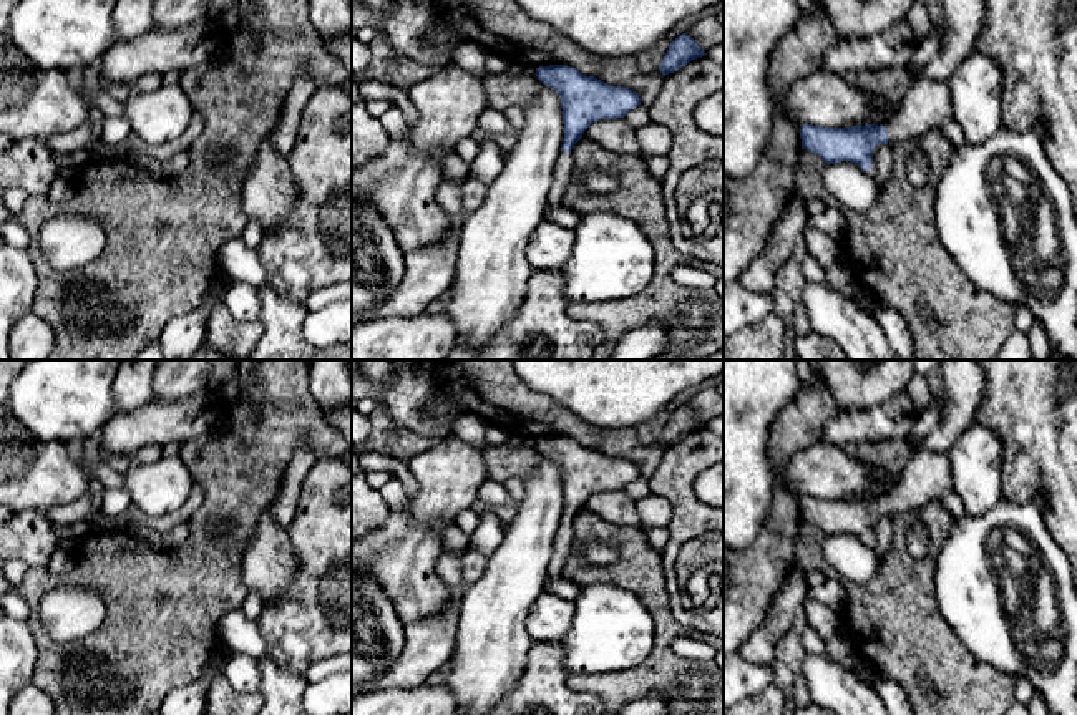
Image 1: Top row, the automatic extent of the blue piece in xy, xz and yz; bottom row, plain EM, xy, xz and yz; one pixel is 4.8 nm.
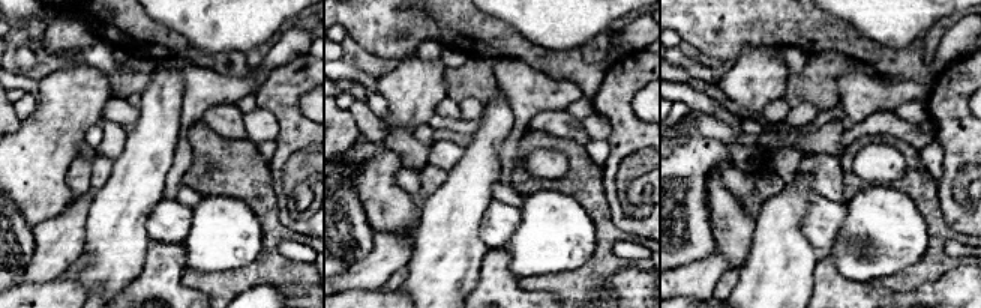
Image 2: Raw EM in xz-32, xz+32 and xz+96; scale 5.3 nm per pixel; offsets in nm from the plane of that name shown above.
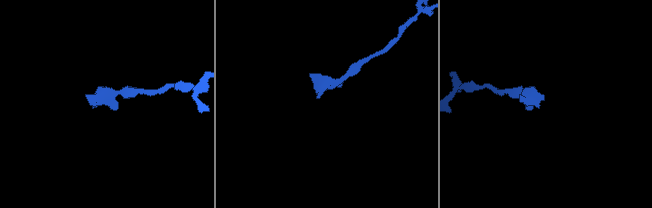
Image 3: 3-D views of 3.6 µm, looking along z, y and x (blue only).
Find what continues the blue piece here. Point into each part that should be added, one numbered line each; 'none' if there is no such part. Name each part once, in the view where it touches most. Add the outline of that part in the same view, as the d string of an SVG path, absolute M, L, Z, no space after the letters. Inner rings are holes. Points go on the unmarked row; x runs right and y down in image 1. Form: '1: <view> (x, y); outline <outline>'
1: yz (926, 476); outline M929 450L913 451L894 491L886 498L888 513L918 513L929 501L953 489L949 460L943 453Z

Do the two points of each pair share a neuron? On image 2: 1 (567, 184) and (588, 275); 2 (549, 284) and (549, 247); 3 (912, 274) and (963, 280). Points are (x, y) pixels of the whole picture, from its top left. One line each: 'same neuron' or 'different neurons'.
1: same neuron
2: different neurons
3: different neurons

